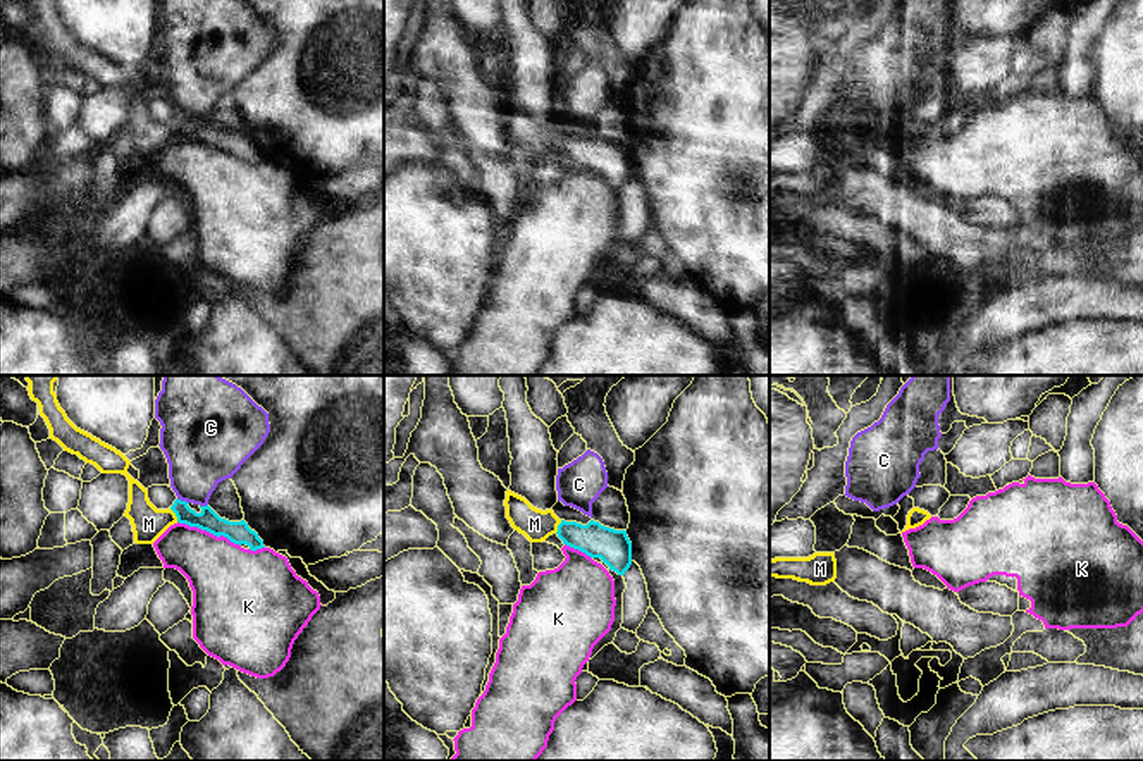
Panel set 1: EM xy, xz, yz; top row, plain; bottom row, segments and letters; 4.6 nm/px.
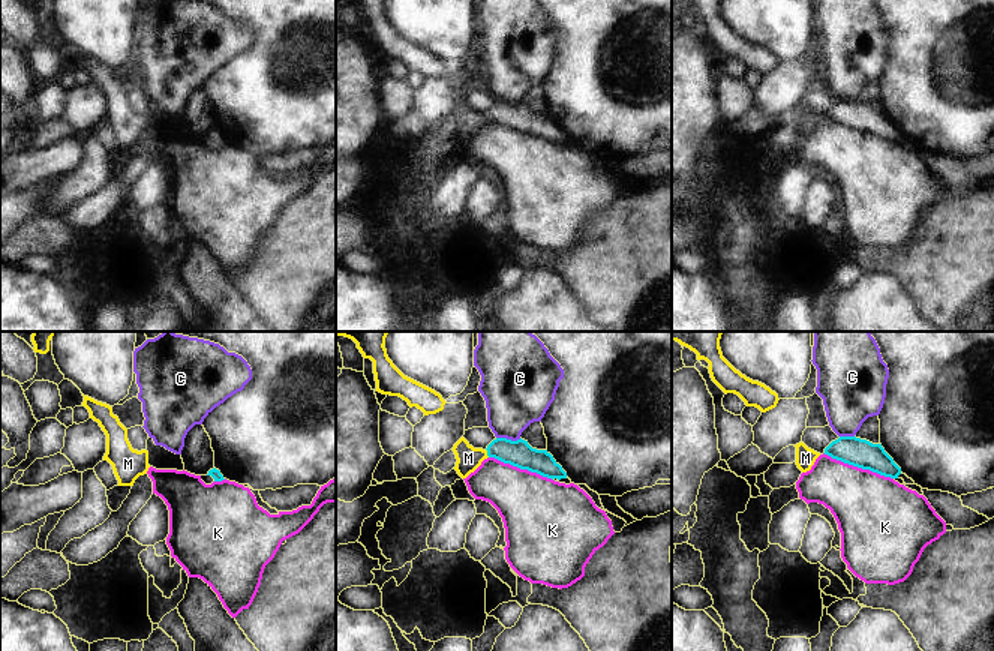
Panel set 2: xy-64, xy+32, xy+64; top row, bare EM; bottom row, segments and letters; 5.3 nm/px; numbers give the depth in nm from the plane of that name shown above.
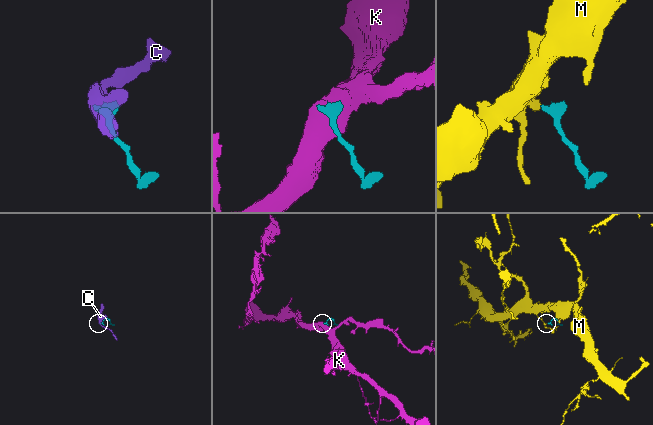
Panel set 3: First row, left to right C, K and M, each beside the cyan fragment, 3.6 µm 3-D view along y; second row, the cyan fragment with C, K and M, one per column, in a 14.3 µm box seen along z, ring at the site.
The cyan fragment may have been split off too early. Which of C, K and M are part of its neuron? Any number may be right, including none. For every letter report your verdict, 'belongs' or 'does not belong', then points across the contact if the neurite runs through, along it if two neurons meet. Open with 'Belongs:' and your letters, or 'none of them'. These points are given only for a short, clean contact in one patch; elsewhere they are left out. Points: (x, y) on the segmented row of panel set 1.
Belongs: M
C: does not belong | along xy (178, 498), (188, 503)
K: does not belong
M: belongs | across xy (209, 520), (176, 515), (148, 524)

